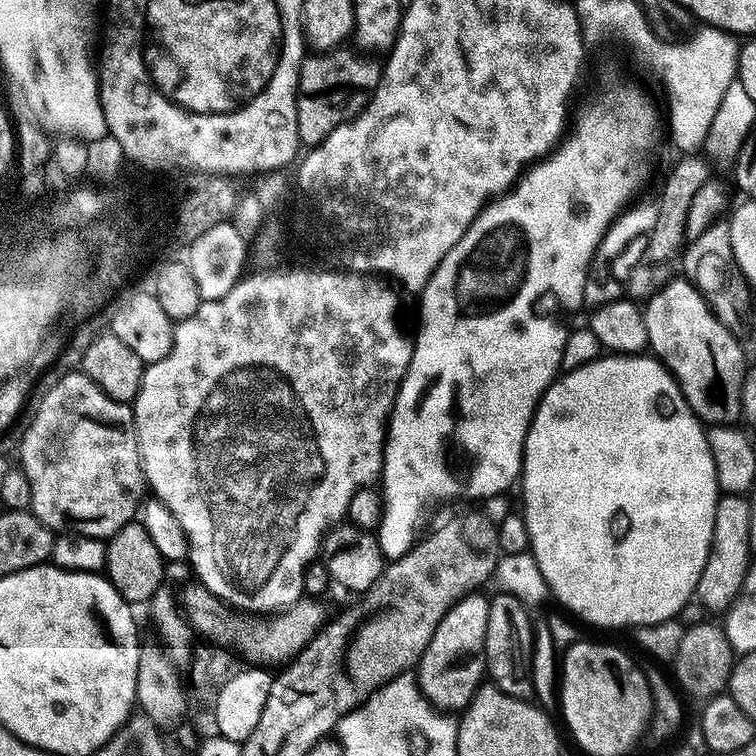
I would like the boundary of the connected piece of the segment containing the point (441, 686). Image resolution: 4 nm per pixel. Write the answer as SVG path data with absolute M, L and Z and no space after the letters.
M484 594L463 596L438 622L438 630L434 630L434 638L430 638L430 646L420 656L420 662L414 669L414 679L419 685L420 693L429 701L432 708L443 710L448 714L456 714L467 708L472 695L479 690L486 676L484 663L484 647L486 646L486 622L490 618L488 609L489 597Z

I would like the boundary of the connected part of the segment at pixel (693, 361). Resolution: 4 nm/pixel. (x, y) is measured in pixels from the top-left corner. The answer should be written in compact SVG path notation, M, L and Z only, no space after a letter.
M687 278L669 280L663 288L659 288L647 298L643 309L648 348L654 353L656 359L672 373L676 383L680 385L686 402L692 407L692 413L708 426L735 425L741 419L744 410L742 390L746 369L744 369L744 352L740 349L741 341L716 320L715 314L704 301L702 294Z

